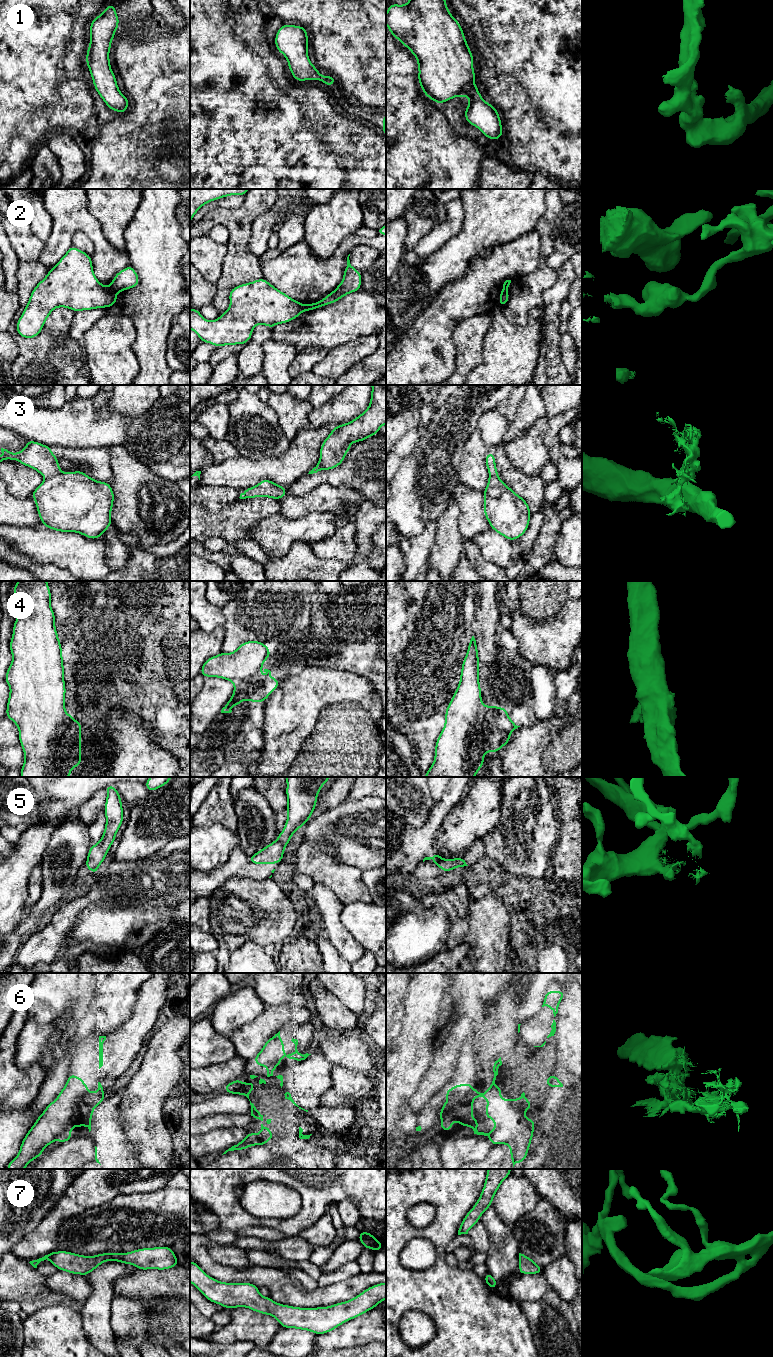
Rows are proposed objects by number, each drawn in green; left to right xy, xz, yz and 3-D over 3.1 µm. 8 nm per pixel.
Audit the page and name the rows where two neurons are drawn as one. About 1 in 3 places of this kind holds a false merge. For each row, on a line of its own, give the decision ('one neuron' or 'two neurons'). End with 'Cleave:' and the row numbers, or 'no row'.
1: one neuron
2: two neurons
3: two neurons
4: one neuron
5: one neuron
6: one neuron
7: one neuron
Cleave: 2, 3

